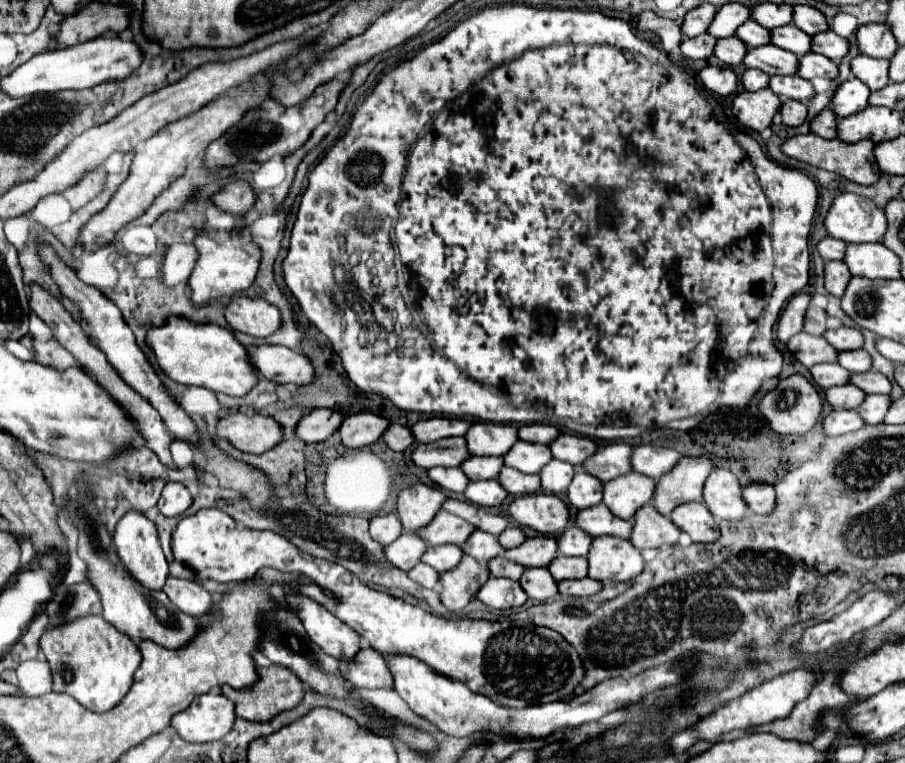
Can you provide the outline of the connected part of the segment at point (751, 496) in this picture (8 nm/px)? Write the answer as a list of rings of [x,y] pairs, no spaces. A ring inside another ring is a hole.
[[[751,483],[743,489],[743,499],[753,513],[769,515],[775,511],[775,489],[769,483]]]

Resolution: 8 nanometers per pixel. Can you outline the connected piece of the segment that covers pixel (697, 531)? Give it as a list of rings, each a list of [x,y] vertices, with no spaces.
[[[685,503],[679,505],[669,515],[685,533],[691,535],[693,541],[699,543],[713,543],[719,539],[719,525],[715,523],[713,515],[707,511],[703,503]]]

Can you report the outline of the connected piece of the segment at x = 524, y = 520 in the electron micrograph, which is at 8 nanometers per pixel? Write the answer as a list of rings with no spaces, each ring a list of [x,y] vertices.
[[[533,493],[515,499],[509,505],[509,515],[517,525],[549,535],[563,533],[571,519],[565,501],[551,493]]]

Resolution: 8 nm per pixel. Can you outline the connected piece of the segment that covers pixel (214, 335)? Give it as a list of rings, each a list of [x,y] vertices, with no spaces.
[[[171,317],[163,327],[151,329],[147,333],[147,343],[157,353],[159,367],[177,383],[221,383],[199,387],[207,387],[215,393],[243,397],[259,381],[259,373],[255,371],[255,367],[251,367],[247,349],[235,339],[235,333],[215,323],[197,325],[183,317]]]

